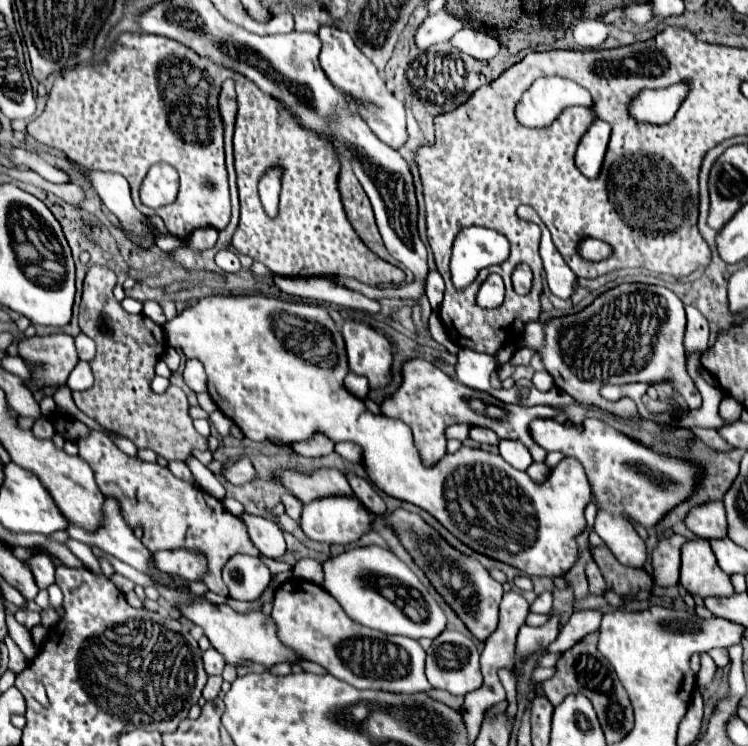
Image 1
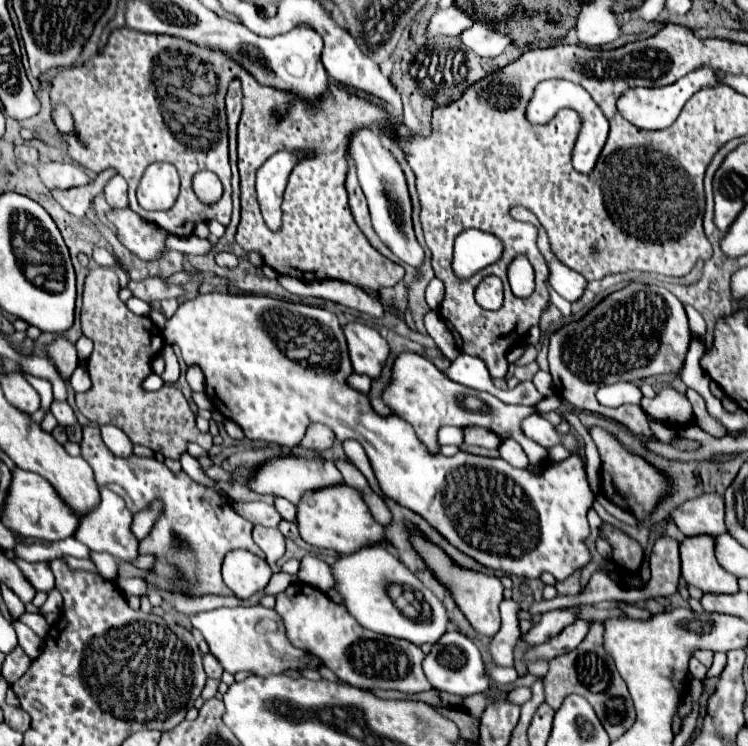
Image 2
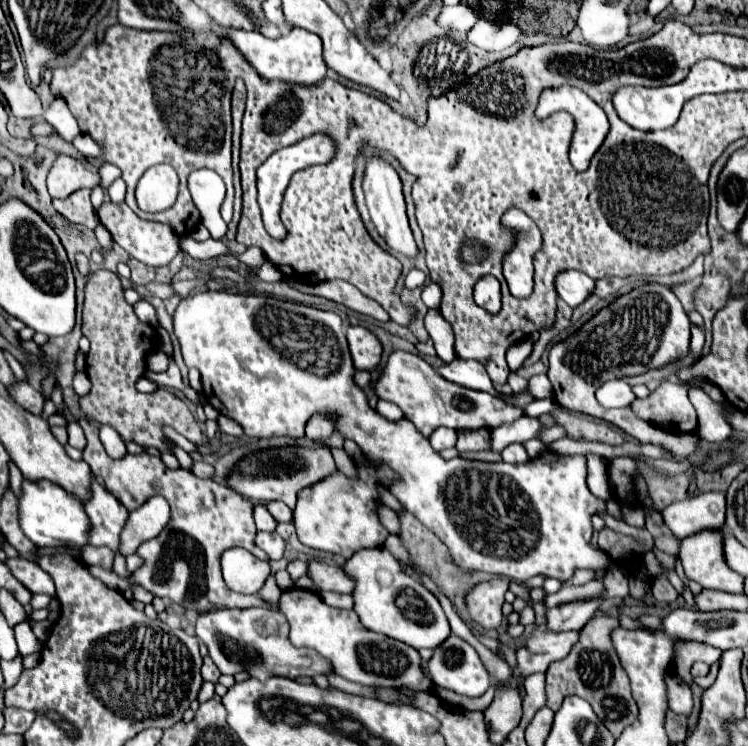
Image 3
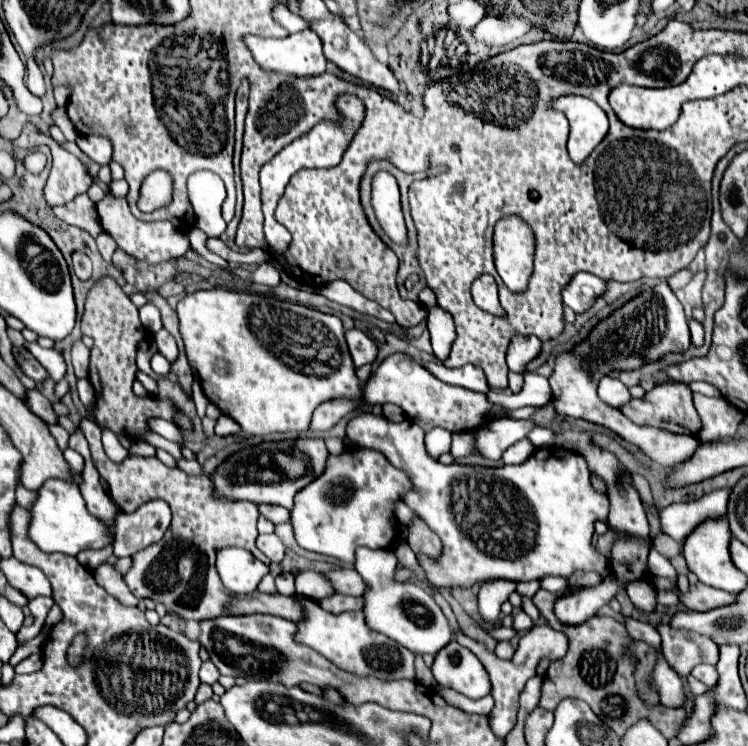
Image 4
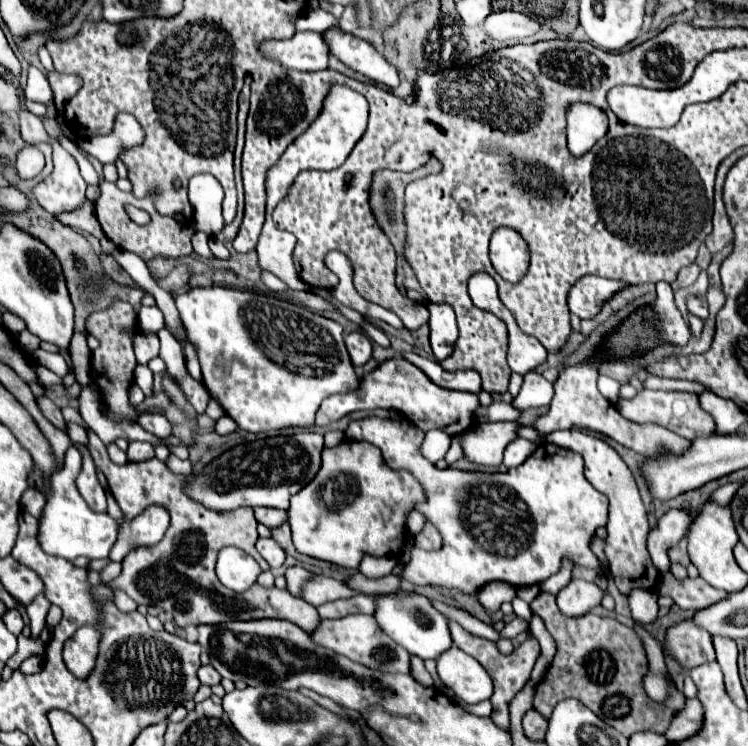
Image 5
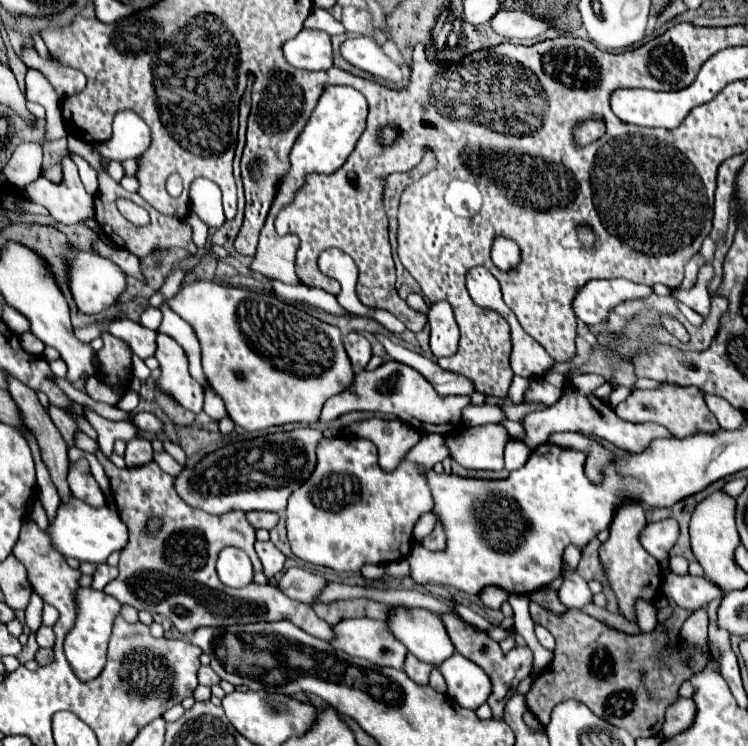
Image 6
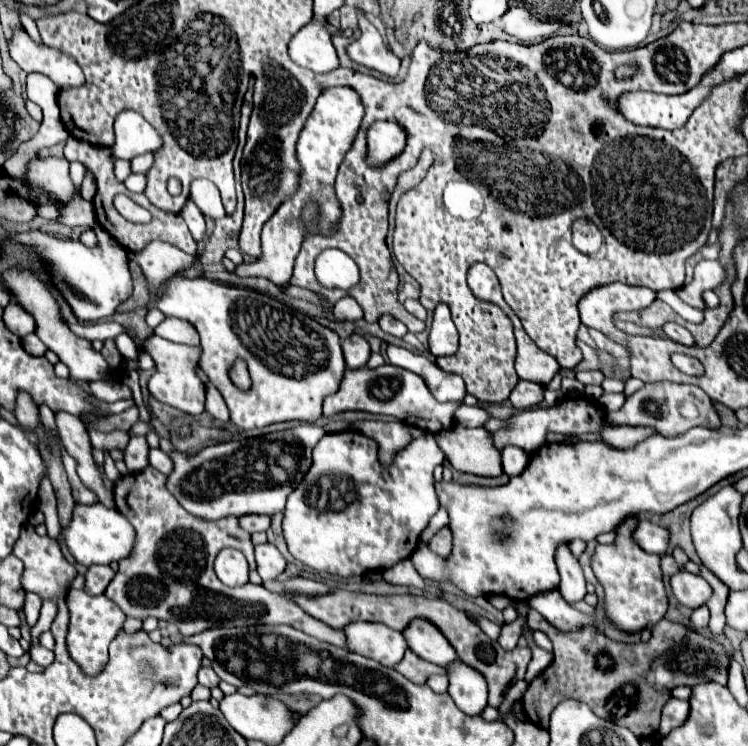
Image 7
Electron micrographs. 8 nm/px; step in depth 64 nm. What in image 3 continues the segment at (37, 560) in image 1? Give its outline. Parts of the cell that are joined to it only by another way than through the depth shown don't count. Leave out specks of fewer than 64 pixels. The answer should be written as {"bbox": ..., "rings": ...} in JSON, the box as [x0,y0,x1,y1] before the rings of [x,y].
{"bbox":[8,558,54,596],"rings":[[[8,558],[8,566],[12,568],[12,574],[34,594],[42,592],[48,596],[54,596],[54,584],[52,576],[44,572],[36,562],[30,562],[26,558]]]}

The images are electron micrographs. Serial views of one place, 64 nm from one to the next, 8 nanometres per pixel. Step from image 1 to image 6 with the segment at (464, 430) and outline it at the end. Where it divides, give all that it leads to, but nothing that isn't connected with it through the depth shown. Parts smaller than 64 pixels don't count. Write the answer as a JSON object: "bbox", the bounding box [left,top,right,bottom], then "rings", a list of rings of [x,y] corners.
{"bbox":[286,434,448,572],"rings":[[[424,434],[422,440],[408,452],[406,460],[394,472],[384,472],[378,464],[376,446],[356,436],[340,436],[336,440],[324,438],[318,444],[316,454],[318,466],[314,474],[288,498],[286,528],[292,552],[306,562],[346,572],[356,572],[362,568],[362,564],[368,562],[394,562],[408,556],[412,548],[412,528],[420,514],[430,512],[434,504],[430,488],[418,468],[432,468],[436,462],[442,462],[448,456],[446,438],[442,434]]]}

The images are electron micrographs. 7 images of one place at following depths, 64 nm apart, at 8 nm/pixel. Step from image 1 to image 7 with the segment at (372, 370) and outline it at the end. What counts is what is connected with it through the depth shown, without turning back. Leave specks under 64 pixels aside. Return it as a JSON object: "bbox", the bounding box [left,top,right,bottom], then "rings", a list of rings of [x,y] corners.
{"bbox":[342,334,370,370],"rings":[[[352,334],[346,340],[342,340],[342,350],[344,350],[346,366],[352,368],[352,370],[354,368],[364,368],[368,358],[370,358],[370,344],[360,334]]]}

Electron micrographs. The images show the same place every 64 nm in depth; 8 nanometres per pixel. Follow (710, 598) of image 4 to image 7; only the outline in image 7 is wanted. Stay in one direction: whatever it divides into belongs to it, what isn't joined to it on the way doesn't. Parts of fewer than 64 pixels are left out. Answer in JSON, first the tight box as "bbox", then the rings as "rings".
{"bbox":[670,572,712,608],"rings":[[[678,572],[670,578],[670,586],[672,586],[672,594],[676,596],[676,600],[686,606],[686,608],[700,608],[708,602],[708,598],[712,596],[712,586],[702,578],[702,576],[694,576],[690,572]]]}

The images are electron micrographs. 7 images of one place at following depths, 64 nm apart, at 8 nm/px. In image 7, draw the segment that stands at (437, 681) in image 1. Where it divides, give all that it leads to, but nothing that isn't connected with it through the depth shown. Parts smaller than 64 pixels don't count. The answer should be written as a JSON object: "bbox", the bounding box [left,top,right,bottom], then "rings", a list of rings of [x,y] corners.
{"bbox":[446,660,488,716],"rings":[[[454,660],[452,664],[448,664],[446,676],[450,680],[448,694],[452,696],[456,706],[470,716],[480,714],[488,698],[486,678],[480,672],[476,672],[476,668],[464,664],[462,660]]]}

